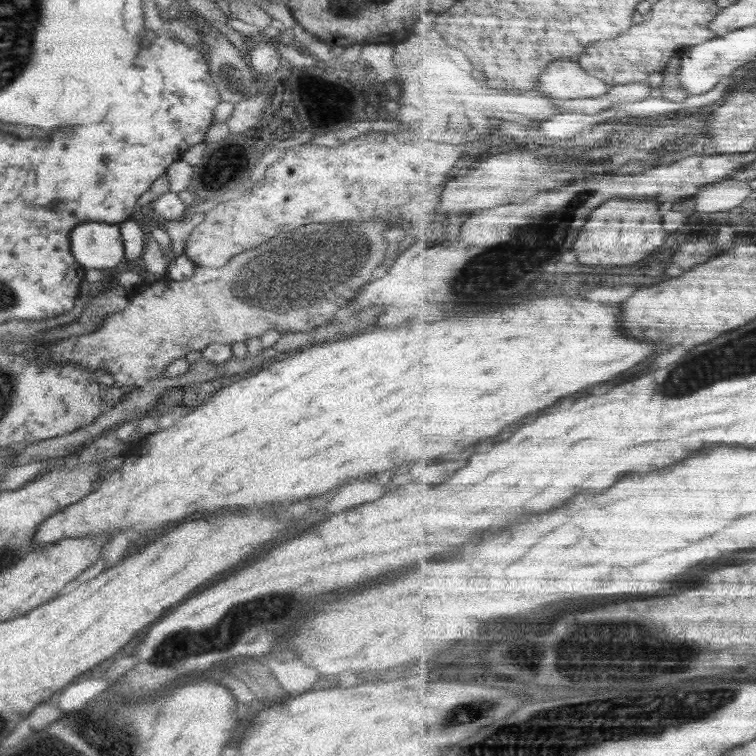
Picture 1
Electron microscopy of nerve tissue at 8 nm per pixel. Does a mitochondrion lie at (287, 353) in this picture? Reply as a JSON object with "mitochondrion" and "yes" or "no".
{"mitochondrion":"no"}

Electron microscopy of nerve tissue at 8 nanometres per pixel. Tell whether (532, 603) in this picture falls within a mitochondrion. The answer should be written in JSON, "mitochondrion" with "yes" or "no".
{"mitochondrion":"no"}

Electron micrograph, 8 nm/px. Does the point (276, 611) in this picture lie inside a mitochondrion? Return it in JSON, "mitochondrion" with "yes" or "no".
{"mitochondrion":"yes"}

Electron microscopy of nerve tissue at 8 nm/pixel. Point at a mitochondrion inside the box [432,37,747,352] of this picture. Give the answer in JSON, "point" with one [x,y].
{"point":[545,236]}

